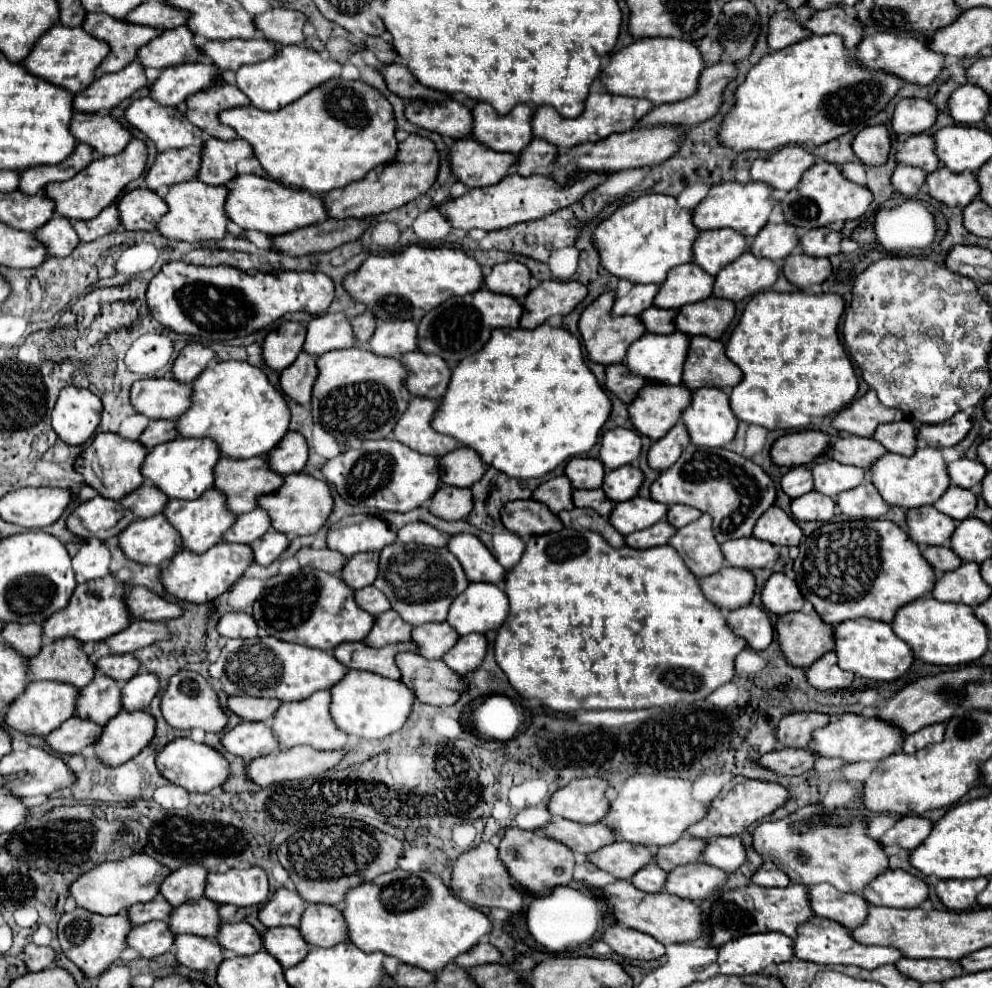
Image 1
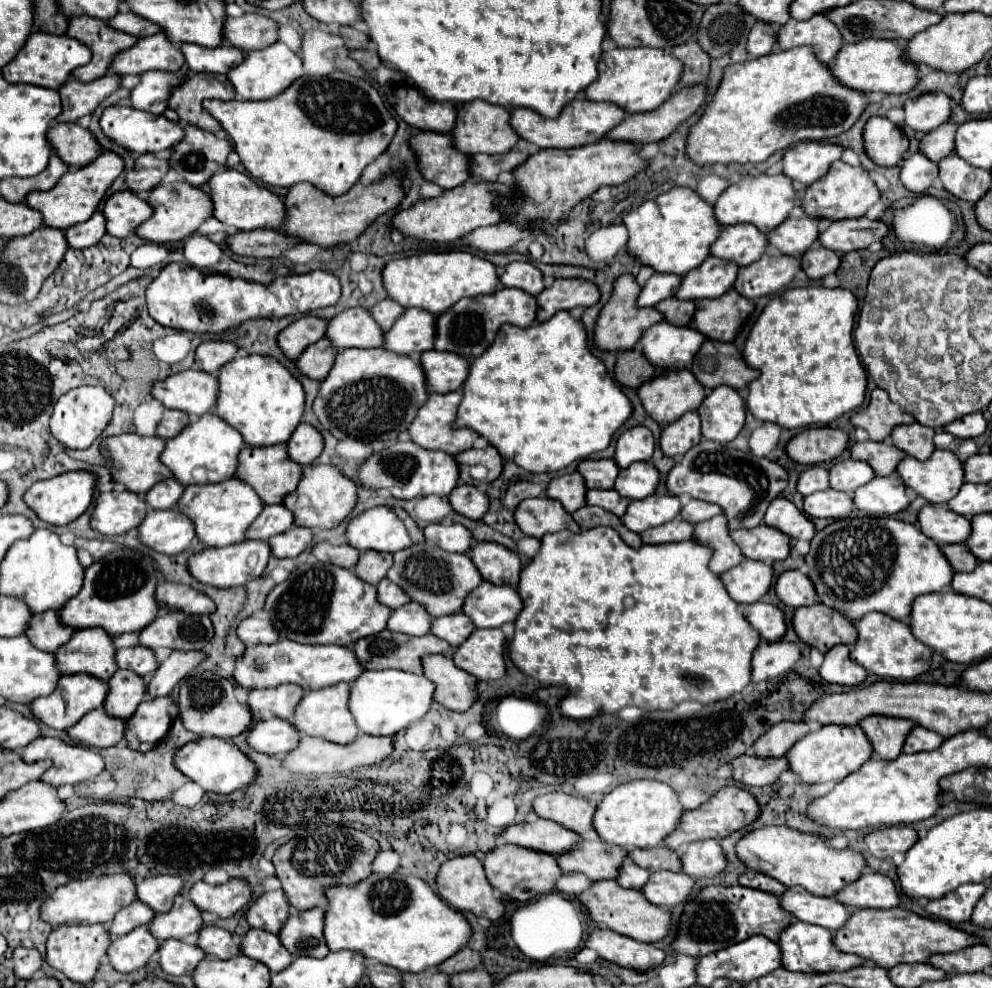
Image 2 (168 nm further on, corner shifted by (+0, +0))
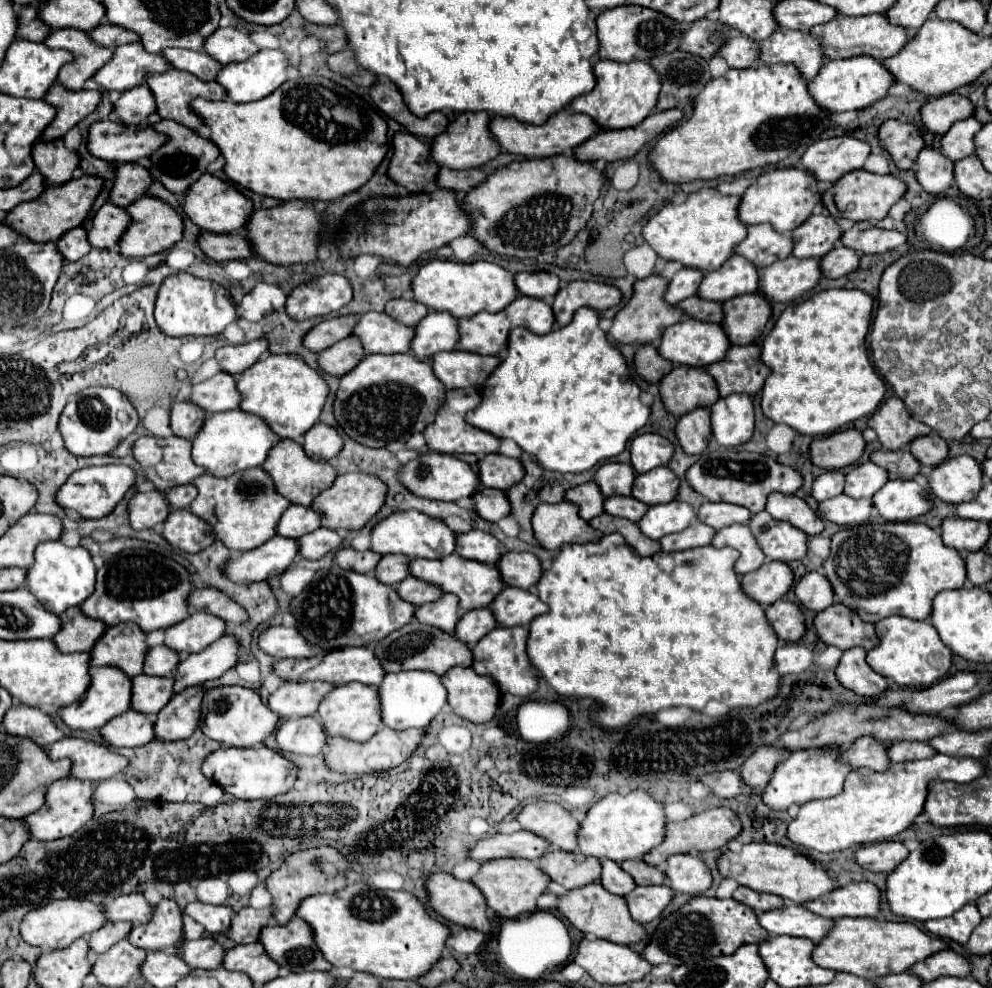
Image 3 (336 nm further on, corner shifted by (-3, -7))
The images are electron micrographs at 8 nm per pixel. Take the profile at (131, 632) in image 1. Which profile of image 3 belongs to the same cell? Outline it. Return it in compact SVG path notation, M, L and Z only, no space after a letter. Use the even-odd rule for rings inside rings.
M193 612L189 618L165 630L165 646L177 654L189 656L209 648L225 634L225 622L207 612Z

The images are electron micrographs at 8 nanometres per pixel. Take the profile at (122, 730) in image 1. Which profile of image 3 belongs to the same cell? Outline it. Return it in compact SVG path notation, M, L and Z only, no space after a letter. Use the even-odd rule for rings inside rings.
M193 686L187 688L185 692L175 694L155 718L155 740L175 742L189 738L197 728L197 708L201 708L203 694L205 690L201 686Z

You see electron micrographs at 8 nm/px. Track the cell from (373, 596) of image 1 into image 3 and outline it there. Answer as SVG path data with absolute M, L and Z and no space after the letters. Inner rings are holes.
M411 576L405 578L395 590L401 600L405 600L413 606L423 606L429 602L435 602L443 594L443 592L437 592L437 588L429 588L429 584L421 584L421 580L413 580Z

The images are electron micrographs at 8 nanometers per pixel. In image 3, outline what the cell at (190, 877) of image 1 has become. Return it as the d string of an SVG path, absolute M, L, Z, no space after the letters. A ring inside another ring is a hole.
M141 892L117 896L105 906L107 920L129 920L133 924L147 924L153 918L153 906Z

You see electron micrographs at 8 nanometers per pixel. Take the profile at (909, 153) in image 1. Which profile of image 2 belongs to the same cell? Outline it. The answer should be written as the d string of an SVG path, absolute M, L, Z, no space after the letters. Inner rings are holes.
M944 123L938 129L930 131L924 135L924 139L920 141L920 151L930 159L930 161L940 161L944 157L948 157L950 153L954 153L954 145L956 145L956 129L958 123Z

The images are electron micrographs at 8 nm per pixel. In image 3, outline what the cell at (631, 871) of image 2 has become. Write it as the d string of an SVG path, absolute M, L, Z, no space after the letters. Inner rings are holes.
M601 860L601 884L611 892L611 894L617 894L617 896L627 896L637 884L635 880L625 872L621 870L621 866L613 860Z

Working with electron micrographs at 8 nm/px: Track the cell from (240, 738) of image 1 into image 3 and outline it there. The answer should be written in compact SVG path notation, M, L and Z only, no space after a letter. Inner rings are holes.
M315 718L285 720L275 730L275 742L281 752L315 756L325 750L325 730Z

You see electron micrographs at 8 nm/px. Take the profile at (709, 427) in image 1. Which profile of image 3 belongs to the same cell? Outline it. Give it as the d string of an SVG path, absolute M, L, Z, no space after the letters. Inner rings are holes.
M731 394L727 398L719 398L711 406L711 432L717 444L735 448L745 444L753 434L753 398Z

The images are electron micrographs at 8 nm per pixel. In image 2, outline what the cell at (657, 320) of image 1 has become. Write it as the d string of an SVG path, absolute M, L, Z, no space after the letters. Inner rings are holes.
M670 297L666 301L660 301L656 305L656 309L662 311L666 321L670 321L672 325L688 325L690 317L694 317L696 303L694 301L682 301L678 297Z

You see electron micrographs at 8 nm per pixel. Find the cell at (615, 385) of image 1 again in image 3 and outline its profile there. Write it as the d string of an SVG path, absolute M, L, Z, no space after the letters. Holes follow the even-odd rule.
M645 344L645 346L637 348L637 352L635 352L635 372L641 380L657 384L671 368L673 368L673 364L669 364L669 360L661 360L655 346Z

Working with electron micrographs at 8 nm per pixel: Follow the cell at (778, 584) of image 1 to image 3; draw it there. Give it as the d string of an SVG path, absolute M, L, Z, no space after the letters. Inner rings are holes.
M809 572L795 584L795 596L803 604L803 608L821 612L829 608L833 600L833 590L829 588L829 582L821 572Z

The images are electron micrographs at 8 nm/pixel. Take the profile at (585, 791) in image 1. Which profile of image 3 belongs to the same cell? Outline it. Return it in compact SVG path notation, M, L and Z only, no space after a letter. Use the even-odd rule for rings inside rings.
M533 802L527 804L517 820L523 824L525 830L535 832L543 838L547 838L553 848L577 852L577 834L581 828L581 822L573 818L569 810L565 810L557 802Z

